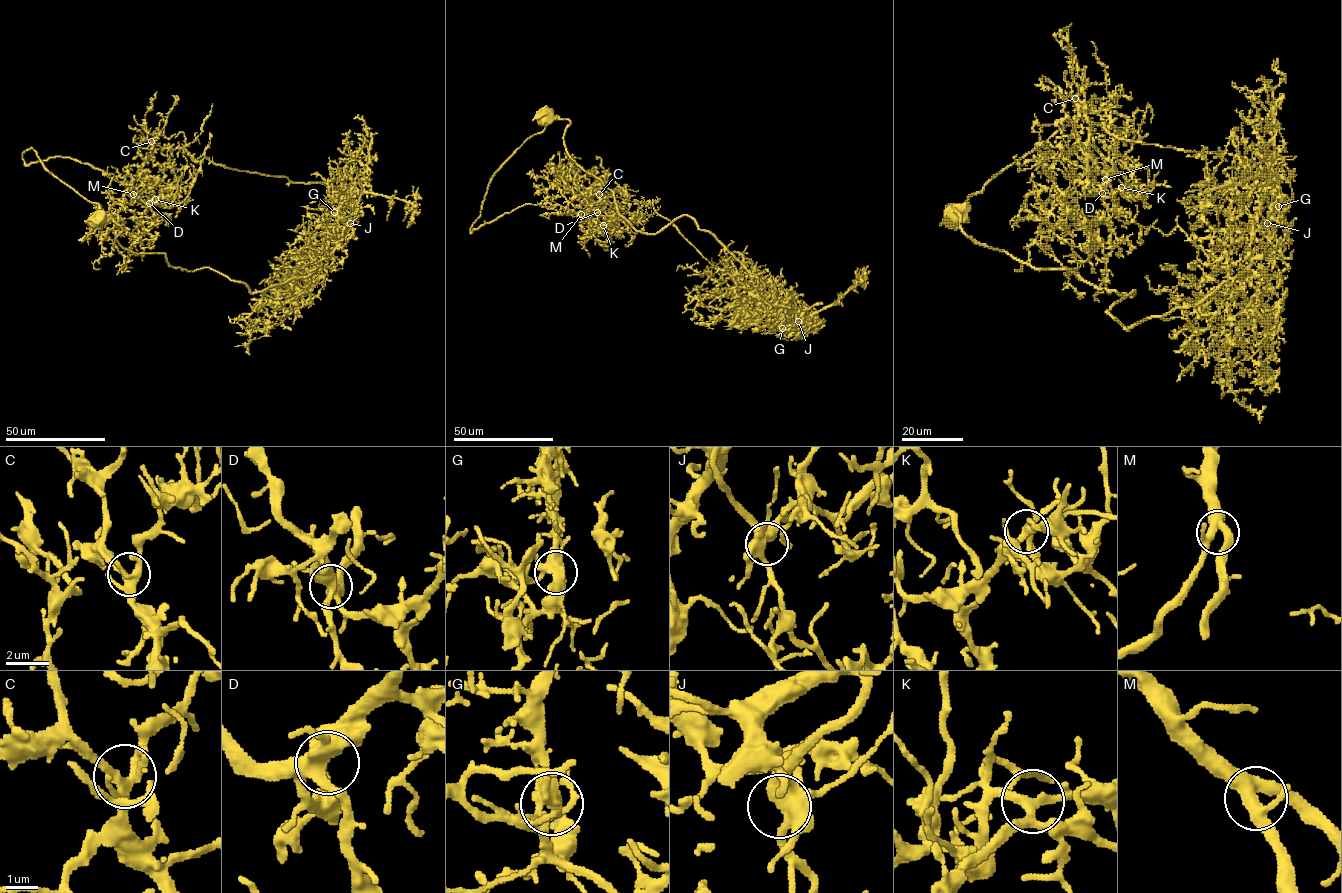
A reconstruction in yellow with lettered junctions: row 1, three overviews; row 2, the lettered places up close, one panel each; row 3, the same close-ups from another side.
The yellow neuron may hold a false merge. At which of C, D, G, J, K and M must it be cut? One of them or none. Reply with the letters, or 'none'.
G

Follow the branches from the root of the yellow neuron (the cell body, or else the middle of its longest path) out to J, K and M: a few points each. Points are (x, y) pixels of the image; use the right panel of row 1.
J: (957, 216), (1036, 268), (1134, 291), (1106, 312), (1126, 330), (1241, 274), (1259, 209), (1267, 223)
K: (957, 216), (997, 174), (1103, 110), (1134, 125), (1127, 135), (1089, 129), (1105, 159), (1103, 194), (1121, 187)
M: (957, 216), (1056, 132), (1111, 109), (1134, 128), (1127, 135), (1107, 123), (1089, 129), (1105, 179)

